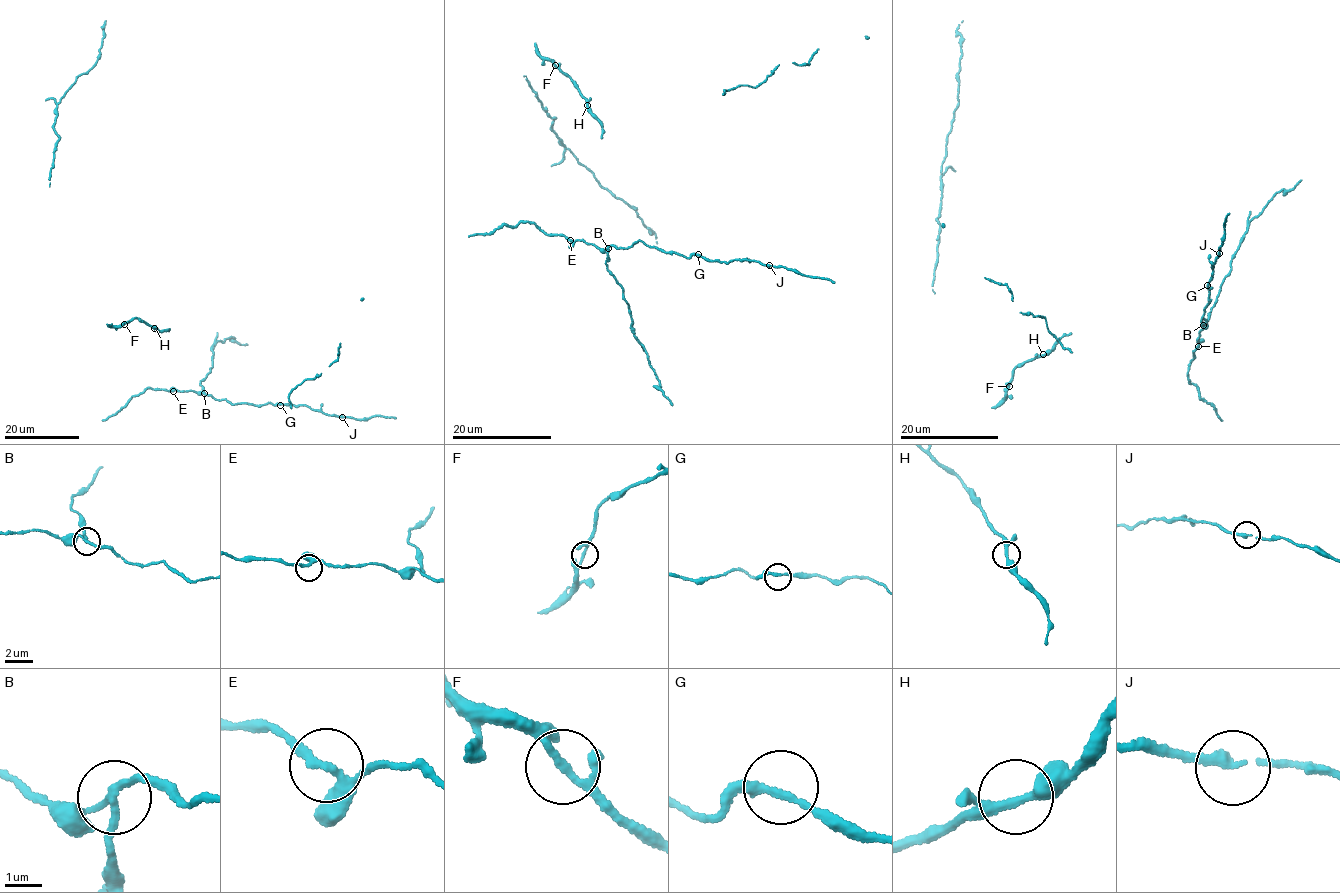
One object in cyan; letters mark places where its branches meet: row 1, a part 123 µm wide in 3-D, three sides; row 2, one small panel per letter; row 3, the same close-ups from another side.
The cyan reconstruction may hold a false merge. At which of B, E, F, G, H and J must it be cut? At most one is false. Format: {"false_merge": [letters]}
{"false_merge": ["B"]}

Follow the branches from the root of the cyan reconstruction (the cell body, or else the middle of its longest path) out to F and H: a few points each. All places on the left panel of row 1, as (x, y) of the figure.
F: (168, 331), (155, 330), (136, 318), (124, 324)
H: (168, 331), (154, 328)

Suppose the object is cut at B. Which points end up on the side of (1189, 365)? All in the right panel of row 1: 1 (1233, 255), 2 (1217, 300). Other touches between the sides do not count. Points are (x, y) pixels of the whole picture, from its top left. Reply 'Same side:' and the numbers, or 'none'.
Same side: none

